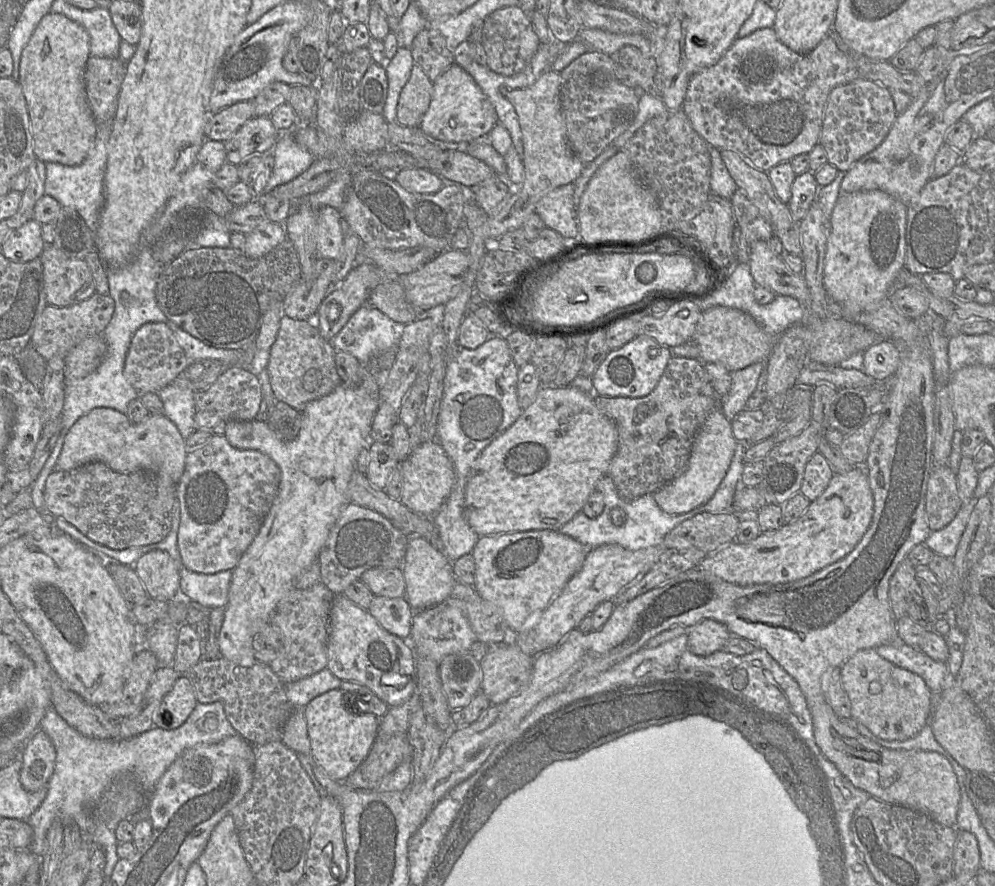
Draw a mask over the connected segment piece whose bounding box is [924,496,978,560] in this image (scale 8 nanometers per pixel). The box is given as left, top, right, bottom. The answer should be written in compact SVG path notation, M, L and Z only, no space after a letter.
M974 496L967 502L964 502L954 519L947 526L937 531L931 531L924 544L934 554L954 559L959 542L977 500Z

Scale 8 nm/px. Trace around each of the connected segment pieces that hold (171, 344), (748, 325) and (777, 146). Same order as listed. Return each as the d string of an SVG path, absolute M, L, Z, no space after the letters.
M148 322L133 335L124 364L124 377L139 393L158 393L171 384L190 364L167 324Z
M715 306L702 311L693 340L699 347L699 358L703 363L720 364L734 372L767 361L777 338L769 335L750 314L736 308Z
M767 27L736 38L714 65L693 74L682 109L694 130L709 146L735 151L752 167L768 172L799 154L809 153L819 143L824 110L831 90L858 78L860 75L851 57L838 48L833 36L826 35L807 53L797 53L778 39L773 27Z

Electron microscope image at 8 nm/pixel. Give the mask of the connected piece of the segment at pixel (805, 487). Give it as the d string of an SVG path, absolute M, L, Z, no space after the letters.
M815 452L806 464L800 493L813 502L826 490L833 475L834 470L827 459Z

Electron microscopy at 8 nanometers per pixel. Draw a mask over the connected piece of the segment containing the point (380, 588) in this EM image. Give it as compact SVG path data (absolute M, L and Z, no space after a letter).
M370 568L362 573L359 581L364 583L374 596L385 598L405 596L405 580L402 569Z

